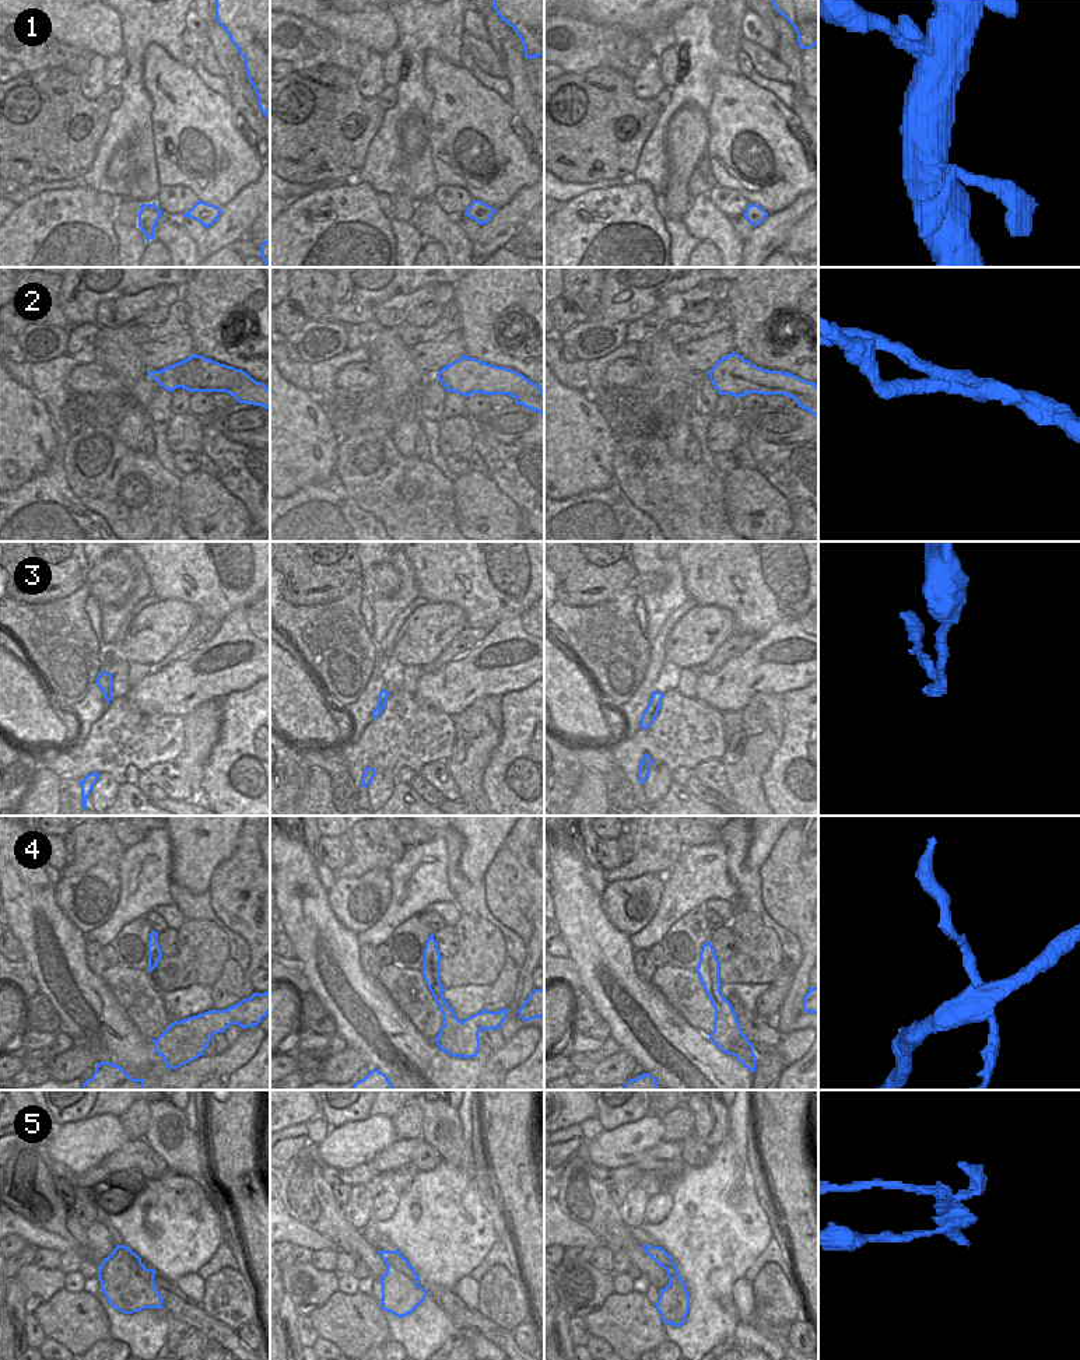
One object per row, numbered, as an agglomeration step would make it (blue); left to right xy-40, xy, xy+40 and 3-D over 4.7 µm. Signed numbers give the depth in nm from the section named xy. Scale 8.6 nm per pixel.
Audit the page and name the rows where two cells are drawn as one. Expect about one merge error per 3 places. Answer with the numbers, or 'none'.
2, 4, 5

